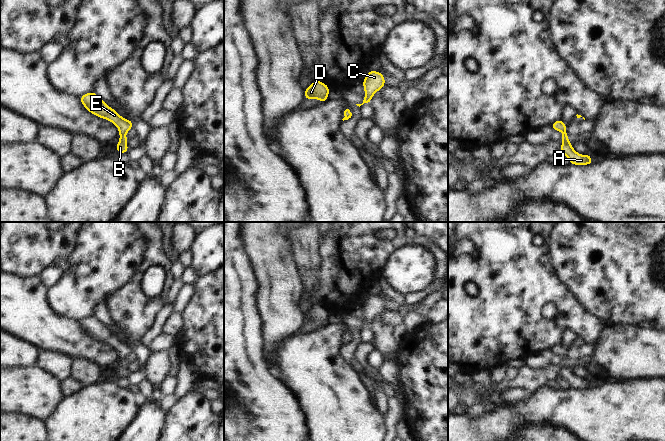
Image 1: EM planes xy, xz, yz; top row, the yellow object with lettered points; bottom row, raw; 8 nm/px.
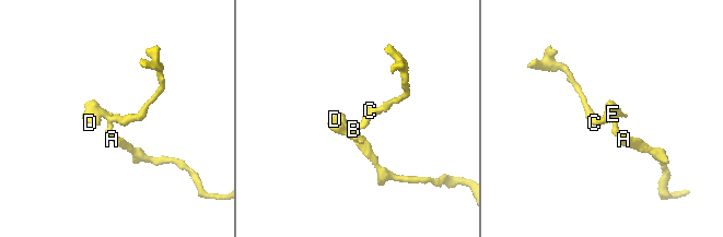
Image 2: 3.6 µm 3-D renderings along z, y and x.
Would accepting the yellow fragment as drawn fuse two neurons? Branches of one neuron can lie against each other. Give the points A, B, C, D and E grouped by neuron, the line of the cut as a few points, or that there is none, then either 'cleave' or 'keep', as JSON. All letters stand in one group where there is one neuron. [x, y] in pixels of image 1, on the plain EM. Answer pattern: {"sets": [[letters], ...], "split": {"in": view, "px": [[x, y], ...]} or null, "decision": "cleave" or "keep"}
{"sets": [["A", "B", "C", "D", "E"]], "split": null, "decision": "keep"}

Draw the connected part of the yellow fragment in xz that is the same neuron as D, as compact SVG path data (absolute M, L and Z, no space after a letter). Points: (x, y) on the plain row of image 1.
M314 305L309 311L305 312L304 324L306 323L319 323L321 326L328 324L328 317L330 312L323 306Z

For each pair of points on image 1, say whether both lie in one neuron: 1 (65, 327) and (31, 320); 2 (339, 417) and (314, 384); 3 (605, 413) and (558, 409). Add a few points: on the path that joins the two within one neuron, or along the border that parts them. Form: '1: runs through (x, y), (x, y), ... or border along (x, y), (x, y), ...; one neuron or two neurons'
1: runs through (57, 327), (43, 327), (39, 324); one neuron
2: runs through (339, 409), (322, 392); one neuron
3: runs through (593, 413), (570, 410); one neuron

